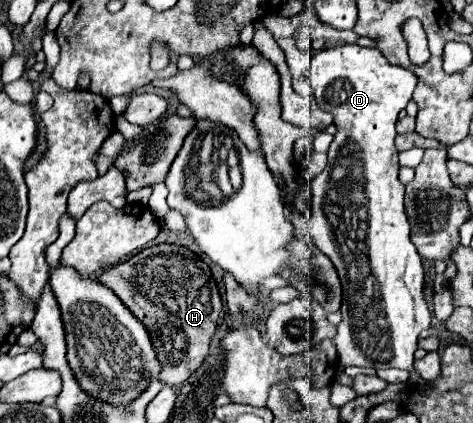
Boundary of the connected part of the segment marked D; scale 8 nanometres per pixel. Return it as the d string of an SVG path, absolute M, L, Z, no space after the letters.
M338 45L314 53L308 79L318 107L322 111L332 111L334 123L338 127L328 151L328 165L310 183L314 193L310 235L314 245L334 263L344 289L340 309L342 321L334 339L340 365L406 369L410 373L408 385L416 389L428 389L428 381L424 381L418 371L414 371L414 351L420 333L430 327L432 313L424 297L426 283L422 257L410 241L410 223L404 211L404 185L398 181L398 149L394 145L398 113L412 99L418 79L412 71L390 65L390 61L378 49L360 45Z

